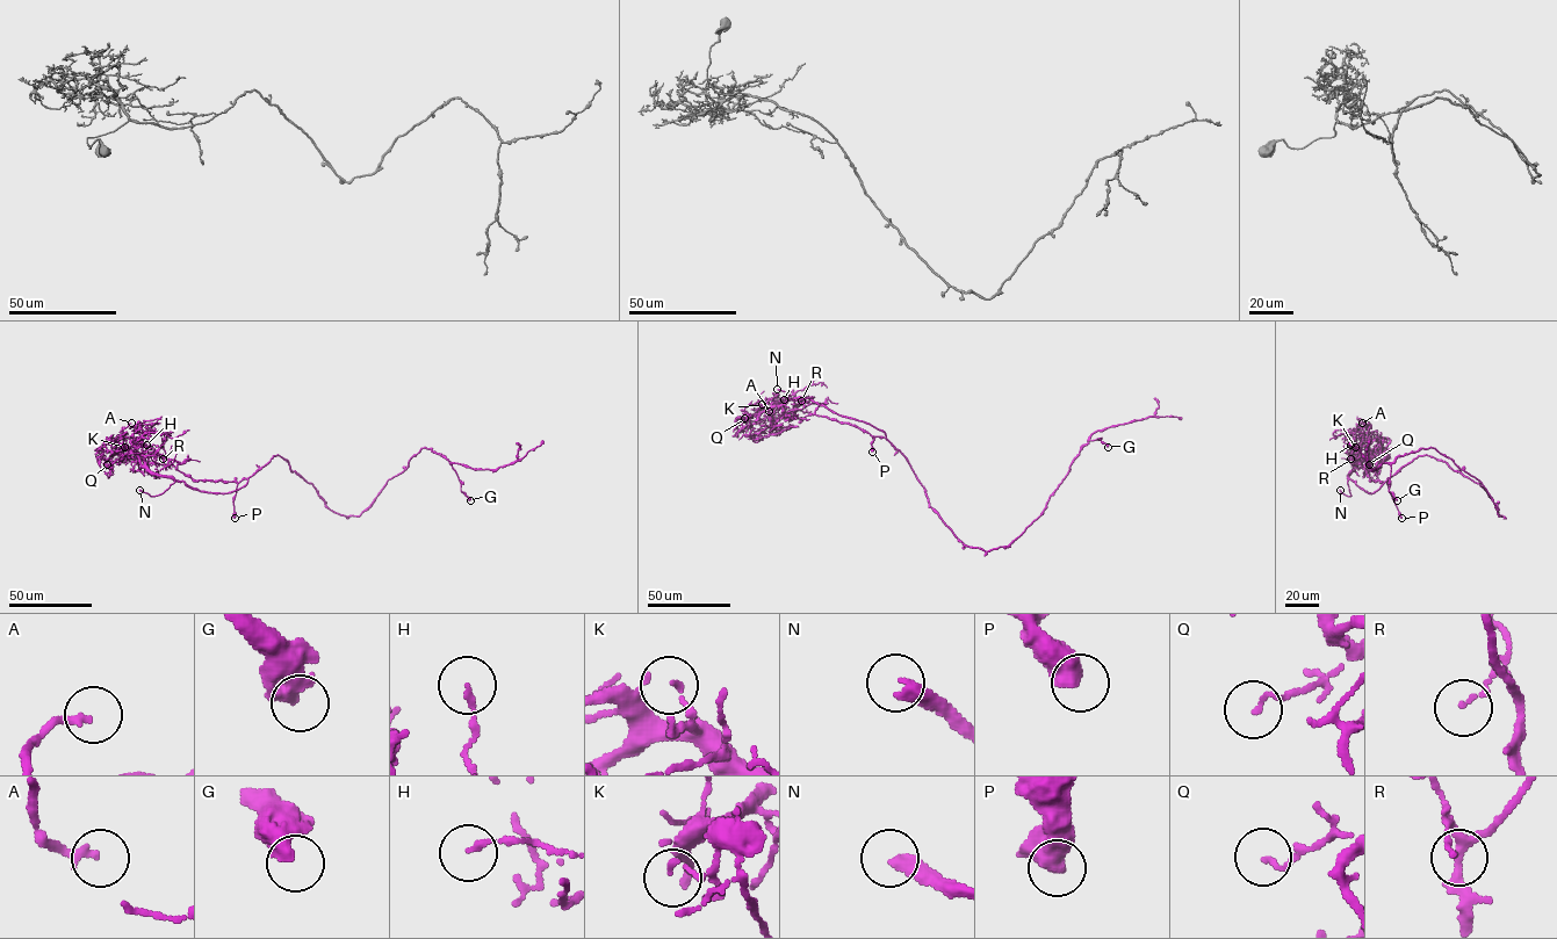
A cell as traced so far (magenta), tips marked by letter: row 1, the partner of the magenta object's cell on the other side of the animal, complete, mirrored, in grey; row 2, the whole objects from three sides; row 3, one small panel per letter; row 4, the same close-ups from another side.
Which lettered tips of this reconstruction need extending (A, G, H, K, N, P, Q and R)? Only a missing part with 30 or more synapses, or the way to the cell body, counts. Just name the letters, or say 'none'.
N

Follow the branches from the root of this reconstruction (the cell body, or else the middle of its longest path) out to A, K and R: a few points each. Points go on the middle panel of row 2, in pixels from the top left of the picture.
A: (951, 528), (930, 506), (906, 457), (881, 431), (808, 398), (765, 406), (769, 411)
K: (951, 528), (930, 506), (906, 457), (881, 431), (808, 398), (790, 399), (768, 409), (762, 404)
R: (951, 528), (930, 506), (924, 488), (906, 457), (887, 440), (817, 416), (815, 410), (821, 403), (801, 401)

